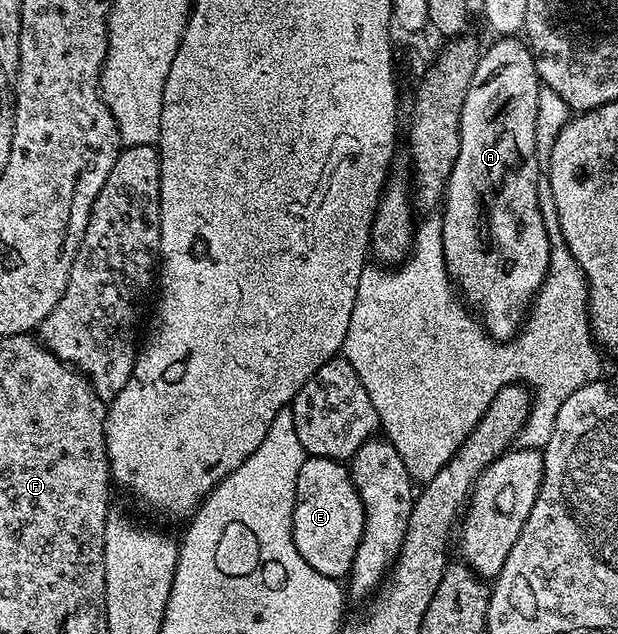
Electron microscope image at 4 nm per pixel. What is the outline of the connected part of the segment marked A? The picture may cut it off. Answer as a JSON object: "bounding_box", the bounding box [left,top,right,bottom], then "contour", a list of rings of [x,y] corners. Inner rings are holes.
{"bounding_box":[441,36,551,340],"contour":[[[505,36],[494,42],[482,49],[477,70],[473,70],[473,82],[469,82],[469,94],[465,94],[465,106],[461,106],[460,153],[448,180],[441,215],[448,272],[456,285],[462,291],[465,289],[464,297],[481,309],[480,317],[488,333],[504,340],[514,335],[523,311],[530,307],[545,282],[551,265],[551,243],[539,209],[541,160],[537,155],[537,106],[541,81],[531,50],[522,39]]]}

